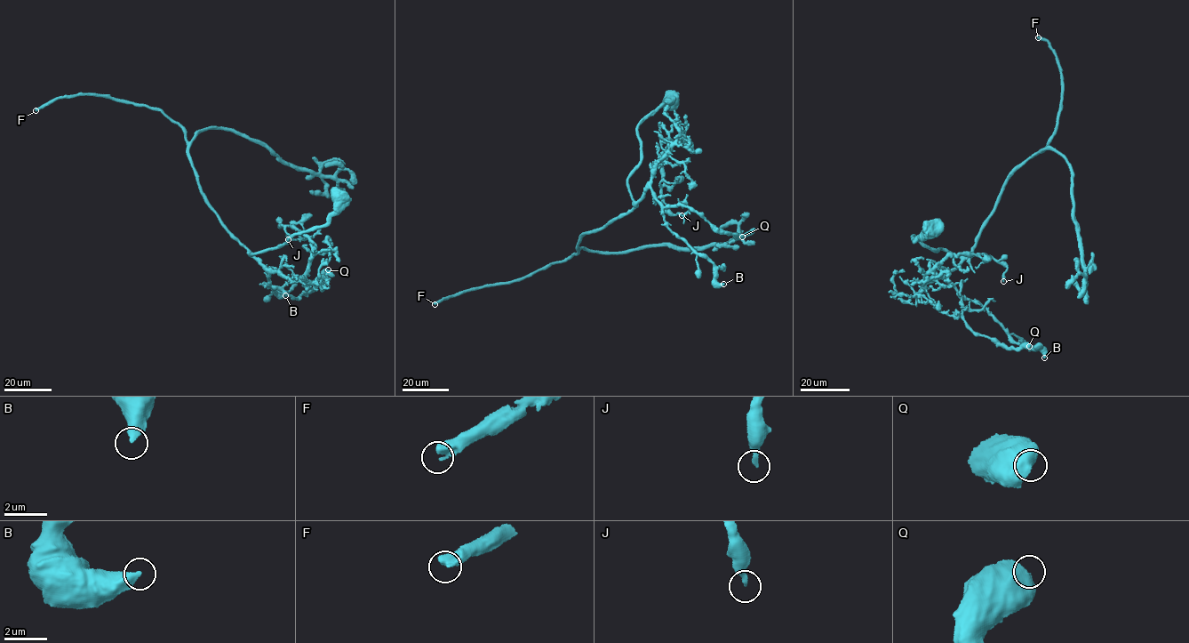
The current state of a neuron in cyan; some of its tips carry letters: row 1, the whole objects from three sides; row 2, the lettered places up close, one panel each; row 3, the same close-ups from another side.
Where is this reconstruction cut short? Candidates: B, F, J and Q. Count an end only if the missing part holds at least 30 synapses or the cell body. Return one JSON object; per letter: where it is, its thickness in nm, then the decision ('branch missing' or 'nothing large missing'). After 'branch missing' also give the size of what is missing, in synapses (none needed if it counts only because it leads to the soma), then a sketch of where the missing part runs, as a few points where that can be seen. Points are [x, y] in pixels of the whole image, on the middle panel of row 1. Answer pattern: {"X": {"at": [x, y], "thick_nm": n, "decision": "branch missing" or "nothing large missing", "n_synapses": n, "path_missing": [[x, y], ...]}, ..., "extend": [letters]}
{"B": {"at": [723, 284], "thick_nm": 440, "decision": "nothing large missing"}, "F": {"at": [434, 304], "thick_nm": 360, "decision": "branch missing", "n_synapses": 110}, "J": {"at": [682, 215], "thick_nm": 260, "decision": "nothing large missing"}, "Q": {"at": [742, 237], "thick_nm": 700, "decision": "nothing large missing"}, "extend": ["F"]}

